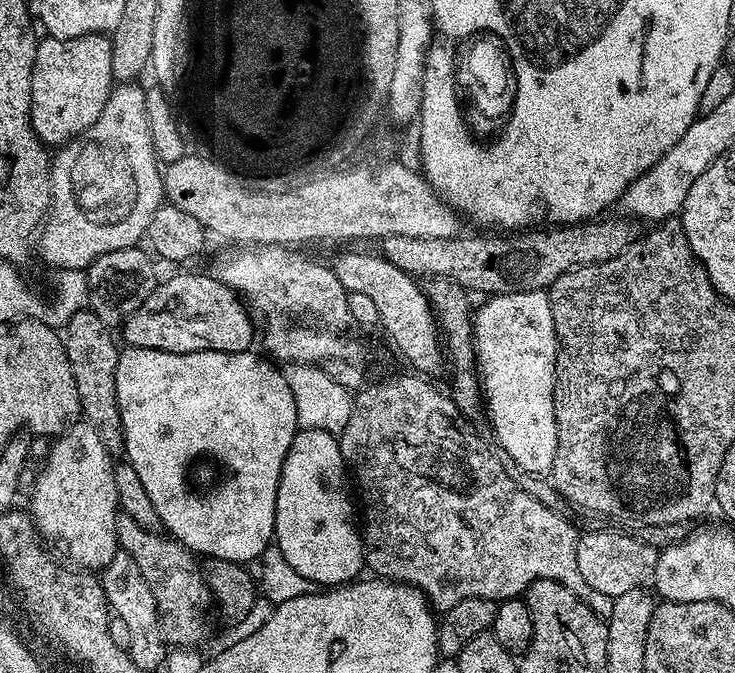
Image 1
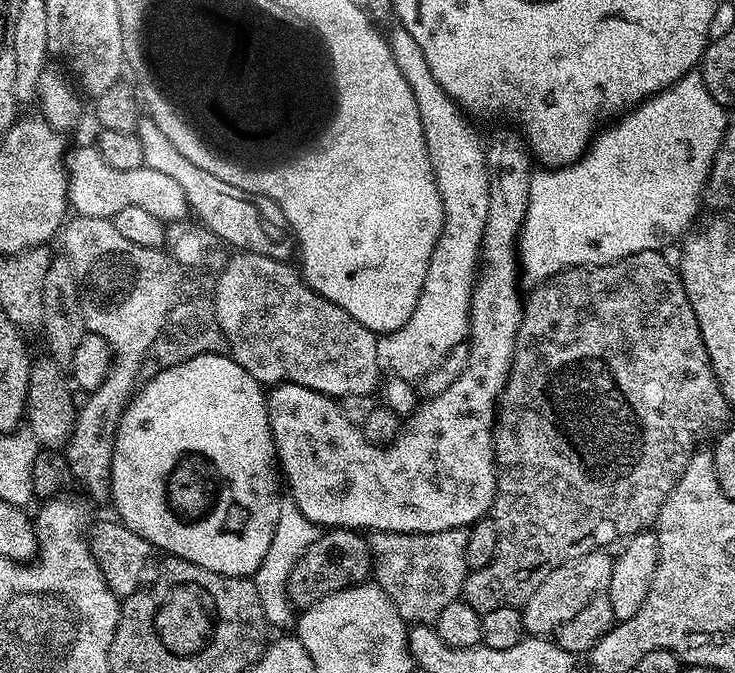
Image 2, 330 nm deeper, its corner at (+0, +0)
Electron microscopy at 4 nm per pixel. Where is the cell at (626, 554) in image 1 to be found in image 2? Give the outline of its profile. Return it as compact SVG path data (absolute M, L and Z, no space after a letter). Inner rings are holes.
M607 551L591 552L574 558L546 578L534 594L522 605L524 613L524 630L528 636L539 638L551 637L562 625L570 622L576 614L596 596L603 596L610 586L613 557Z

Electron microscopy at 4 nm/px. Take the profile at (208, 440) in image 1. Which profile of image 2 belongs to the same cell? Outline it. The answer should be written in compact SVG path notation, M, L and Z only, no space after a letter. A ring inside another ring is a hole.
M218 352L190 358L190 362L182 362L178 366L161 368L155 374L157 376L153 380L145 379L139 391L129 400L128 409L122 414L116 431L116 441L112 451L112 491L110 493L111 503L116 503L115 515L127 528L134 530L134 534L146 538L146 542L150 542L153 548L161 553L168 552L164 554L169 557L194 562L194 566L214 570L214 574L255 577L258 566L262 566L262 558L266 558L266 550L270 550L270 542L278 526L278 510L282 499L282 493L280 493L282 476L278 471L265 389L230 355Z

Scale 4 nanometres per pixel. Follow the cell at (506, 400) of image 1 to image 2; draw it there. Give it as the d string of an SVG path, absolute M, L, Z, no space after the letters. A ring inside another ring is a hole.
M500 132L489 143L486 148L486 159L488 162L488 185L490 186L490 210L486 220L486 230L484 231L484 247L482 249L482 267L478 272L478 279L475 288L472 290L472 311L470 313L470 345L469 362L465 370L448 389L436 396L429 396L417 407L414 415L411 417L412 425L405 427L397 436L394 443L381 446L372 444L363 431L357 425L350 422L340 411L339 403L333 397L324 396L322 393L307 389L306 386L292 383L279 383L267 393L268 417L270 418L270 430L274 438L276 447L276 458L278 461L279 471L286 481L286 488L290 491L290 498L298 506L310 522L324 530L333 528L348 528L359 530L364 534L374 532L401 532L402 534L434 534L435 532L445 532L455 528L468 528L476 523L477 520L485 519L491 513L492 499L496 496L496 445L494 443L494 429L496 426L496 415L500 395L504 393L504 387L508 381L508 375L512 369L512 359L514 358L514 346L516 345L516 335L520 329L520 323L524 317L525 301L520 300L520 280L522 281L522 265L518 259L518 241L521 231L524 227L524 219L528 213L528 195L530 194L530 182L534 175L533 157L530 155L530 149L521 133Z

